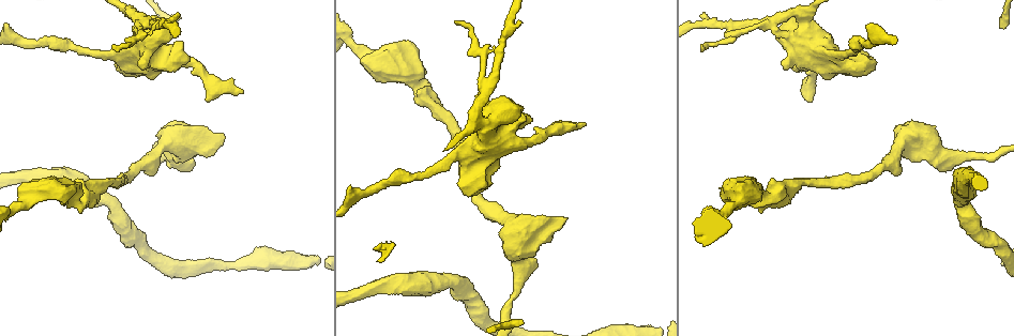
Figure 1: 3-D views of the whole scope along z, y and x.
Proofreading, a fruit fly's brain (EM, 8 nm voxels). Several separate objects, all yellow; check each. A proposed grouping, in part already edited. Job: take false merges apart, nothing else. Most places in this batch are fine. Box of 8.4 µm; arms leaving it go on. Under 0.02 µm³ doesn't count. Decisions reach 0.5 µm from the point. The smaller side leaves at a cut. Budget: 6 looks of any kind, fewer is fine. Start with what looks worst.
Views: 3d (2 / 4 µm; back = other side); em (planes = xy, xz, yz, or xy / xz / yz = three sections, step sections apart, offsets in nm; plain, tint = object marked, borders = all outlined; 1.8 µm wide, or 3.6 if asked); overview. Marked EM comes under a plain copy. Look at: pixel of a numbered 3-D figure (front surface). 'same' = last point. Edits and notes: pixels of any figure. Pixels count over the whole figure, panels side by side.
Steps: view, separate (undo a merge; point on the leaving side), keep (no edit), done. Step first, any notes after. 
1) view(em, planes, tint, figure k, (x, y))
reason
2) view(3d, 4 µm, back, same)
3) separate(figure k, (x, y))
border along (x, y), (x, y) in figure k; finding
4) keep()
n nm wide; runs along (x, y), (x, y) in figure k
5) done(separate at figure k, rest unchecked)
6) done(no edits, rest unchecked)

view(3d, 2 µm, figure 1, (145, 24))
branch point

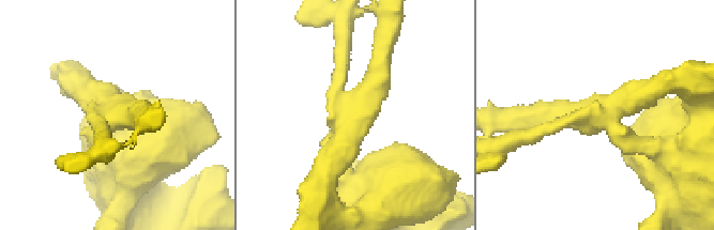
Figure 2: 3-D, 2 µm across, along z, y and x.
view(em, planes, tint, figure 2, (111, 117))
3 arms; shape alone is not enough

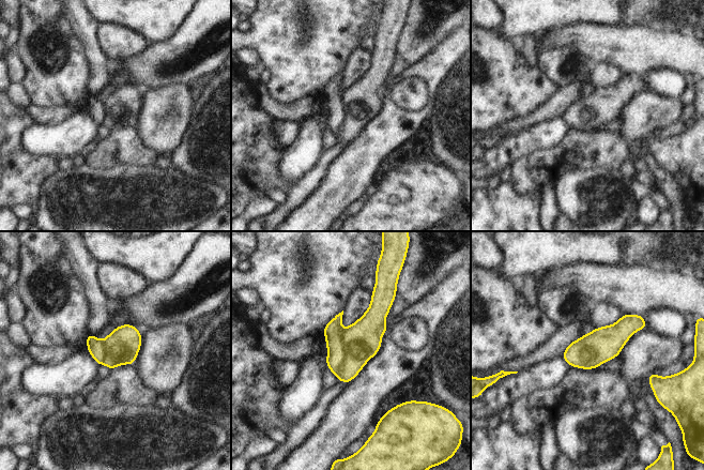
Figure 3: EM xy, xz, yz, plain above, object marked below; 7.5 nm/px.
separate(figure 3, (362, 340))
border along (341, 331), (345, 360), (336, 377) in figure 3; two cells meet here

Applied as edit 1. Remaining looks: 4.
view(3d, 4 µm, figure 1, (511, 221))
sudden change in width

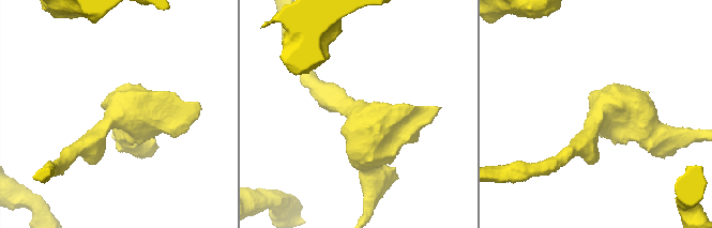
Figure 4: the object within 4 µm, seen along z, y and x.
view(em, 3.6 µm, planes, borders, figure 4, (121, 119))
need the tissue

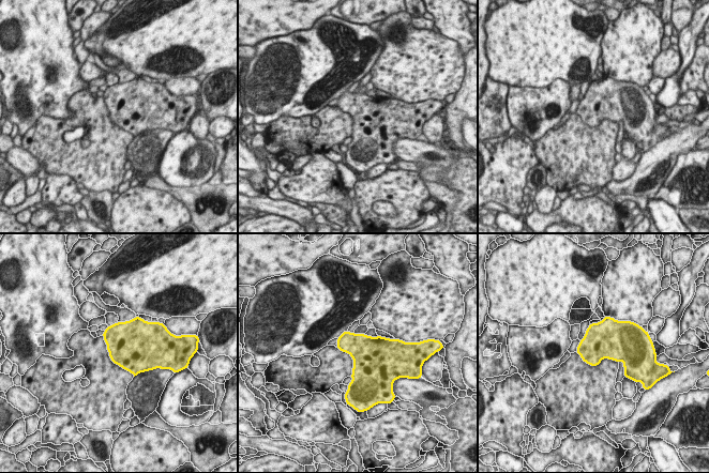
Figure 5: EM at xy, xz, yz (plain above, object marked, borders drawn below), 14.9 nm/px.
keep()
one cell here

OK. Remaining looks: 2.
view(3d, 4 µm, figure 1, (365, 52))
calibre changes

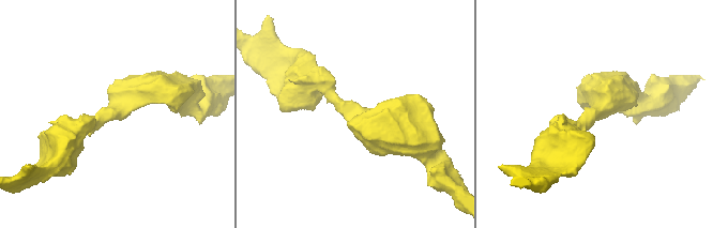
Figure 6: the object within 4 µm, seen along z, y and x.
view(em, planes, tint, figure 6, (594, 113))
arms of 240, 480 nm; need the tissue

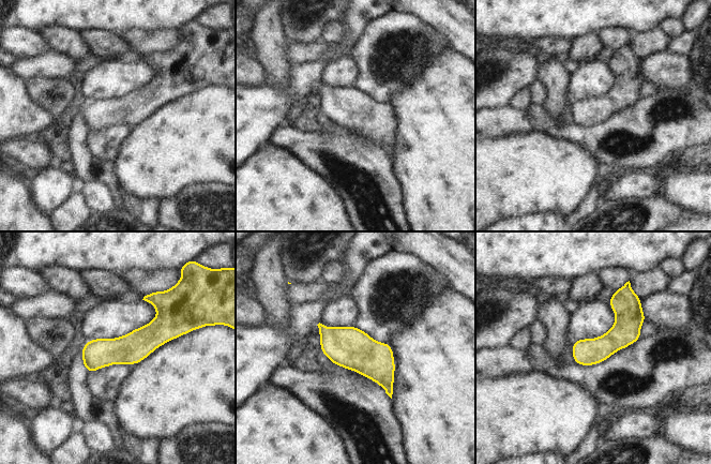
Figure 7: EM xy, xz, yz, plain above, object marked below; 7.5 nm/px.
keep()
all the same cell

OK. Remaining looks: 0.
done(separate at figure 3, rest unchecked)

